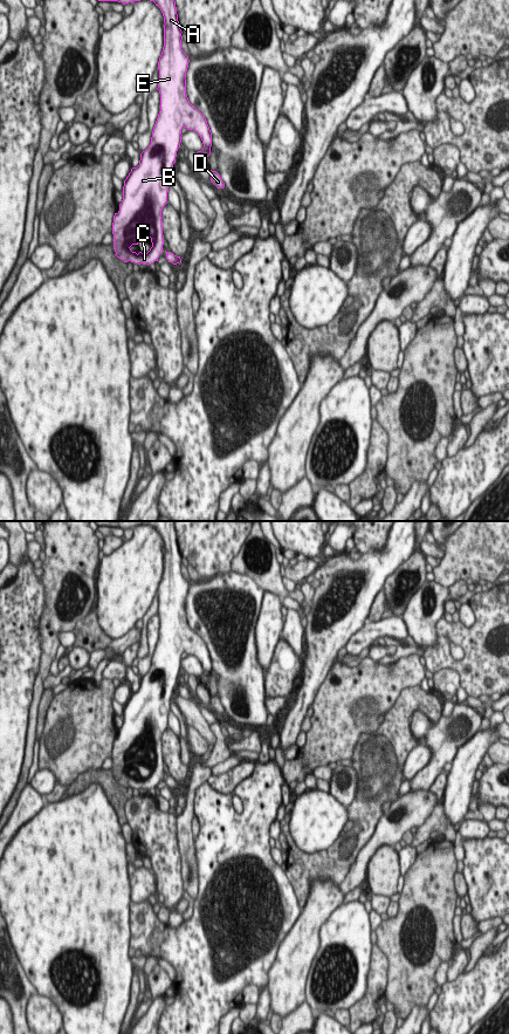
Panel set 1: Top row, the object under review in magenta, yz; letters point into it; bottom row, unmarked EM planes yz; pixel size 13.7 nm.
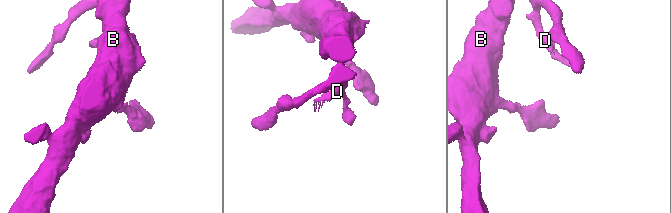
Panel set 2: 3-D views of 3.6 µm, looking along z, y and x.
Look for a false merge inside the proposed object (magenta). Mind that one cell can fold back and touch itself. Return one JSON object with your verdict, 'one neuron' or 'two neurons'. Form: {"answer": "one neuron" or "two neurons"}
{"answer": "two neurons"}

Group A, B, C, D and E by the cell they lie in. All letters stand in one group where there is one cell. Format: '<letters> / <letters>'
A B C E / D

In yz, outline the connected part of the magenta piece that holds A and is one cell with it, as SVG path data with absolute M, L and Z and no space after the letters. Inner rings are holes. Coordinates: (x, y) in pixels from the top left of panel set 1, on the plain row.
M96 521L98 526L118 526L123 529L140 525L150 525L158 530L164 541L164 571L158 587L160 618L160 636L156 645L151 669L140 678L139 690L132 692L124 705L123 725L119 728L119 735L114 740L112 759L114 774L116 781L124 787L151 789L158 786L164 776L163 742L161 735L167 726L170 699L176 687L177 676L181 667L181 655L195 656L204 670L212 671L212 657L205 641L190 628L186 618L186 596L188 593L188 581L181 574L181 554L179 552L178 539L174 521ZM144 761L151 762L152 772L147 778L131 775L132 769L138 769L137 765Z

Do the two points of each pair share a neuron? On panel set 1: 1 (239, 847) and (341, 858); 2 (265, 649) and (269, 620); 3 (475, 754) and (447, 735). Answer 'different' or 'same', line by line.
1: different
2: same
3: different

